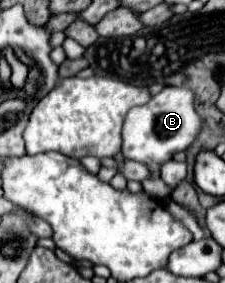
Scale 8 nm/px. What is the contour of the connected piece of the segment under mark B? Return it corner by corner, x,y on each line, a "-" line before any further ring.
165,86
147,104
133,108
123,126
123,154
129,160
145,162
155,176
159,176
159,166
175,152
187,150
203,128
203,118
195,112
195,94
189,88

